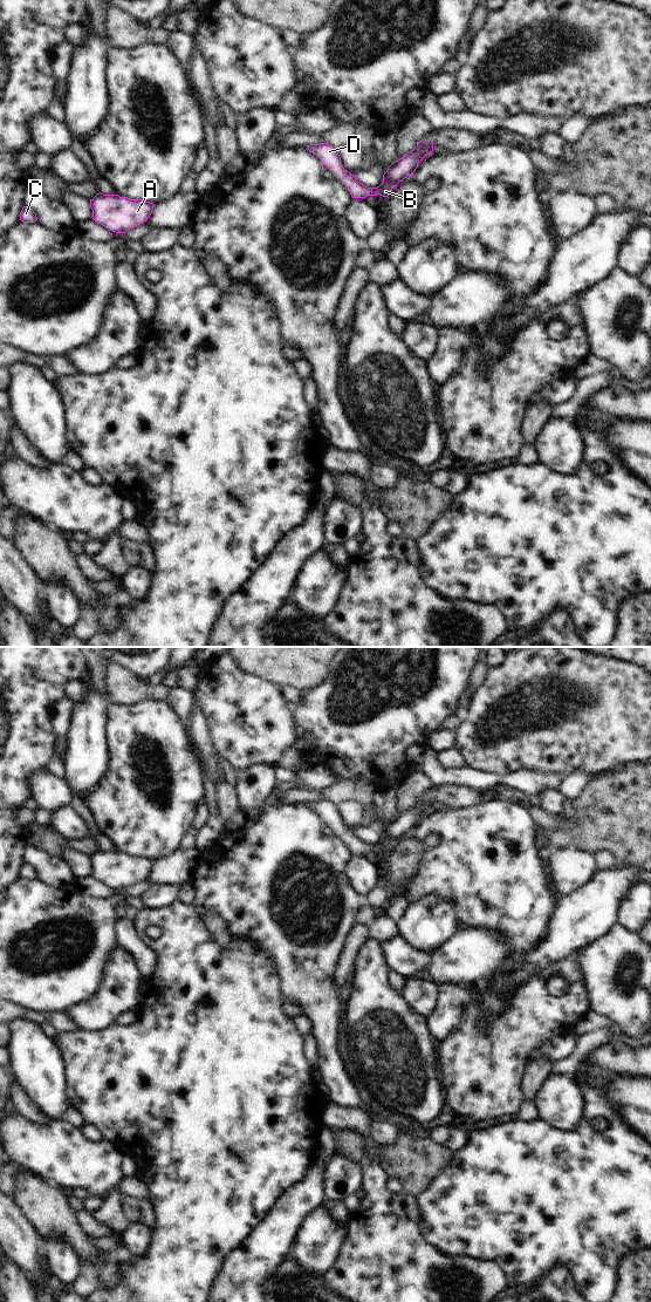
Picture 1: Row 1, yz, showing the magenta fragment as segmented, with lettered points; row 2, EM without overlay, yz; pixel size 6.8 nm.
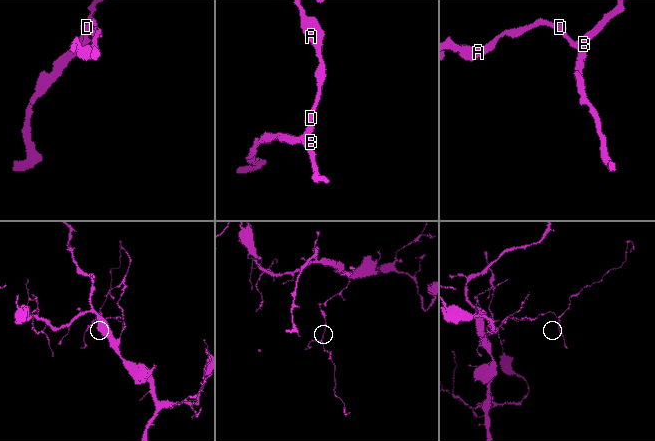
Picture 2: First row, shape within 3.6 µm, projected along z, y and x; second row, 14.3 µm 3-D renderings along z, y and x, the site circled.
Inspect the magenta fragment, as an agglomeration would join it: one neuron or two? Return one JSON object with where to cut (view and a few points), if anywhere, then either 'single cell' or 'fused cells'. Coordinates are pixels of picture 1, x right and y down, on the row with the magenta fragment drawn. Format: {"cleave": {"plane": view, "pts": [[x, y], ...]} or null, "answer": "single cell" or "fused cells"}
{"cleave": null, "answer": "single cell"}

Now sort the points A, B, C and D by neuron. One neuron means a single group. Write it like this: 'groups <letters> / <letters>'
groups A B C D

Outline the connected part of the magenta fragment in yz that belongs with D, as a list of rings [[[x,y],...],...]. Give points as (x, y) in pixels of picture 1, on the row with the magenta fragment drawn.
[[[422,139],[417,146],[405,154],[400,159],[395,161],[383,175],[383,183],[377,188],[368,188],[359,183],[354,175],[347,171],[338,155],[337,148],[328,144],[310,144],[308,150],[315,154],[321,162],[330,169],[349,189],[352,198],[365,198],[366,196],[388,197],[392,189],[418,168],[418,163],[433,151],[433,141]]]

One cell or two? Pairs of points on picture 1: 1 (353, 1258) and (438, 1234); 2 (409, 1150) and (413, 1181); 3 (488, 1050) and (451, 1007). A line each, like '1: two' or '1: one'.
1: two
2: one
3: two

